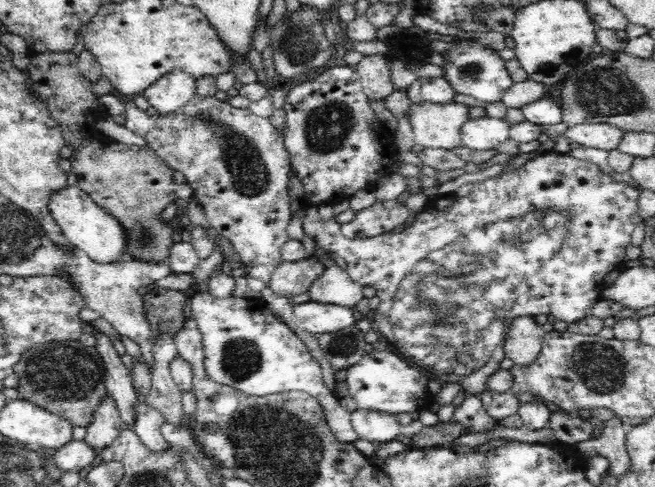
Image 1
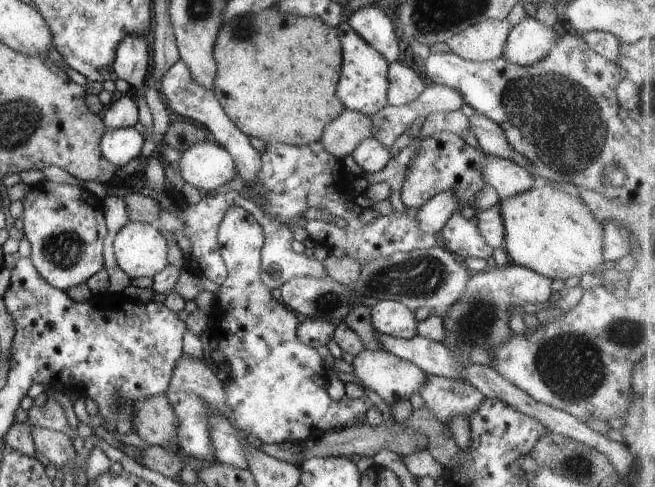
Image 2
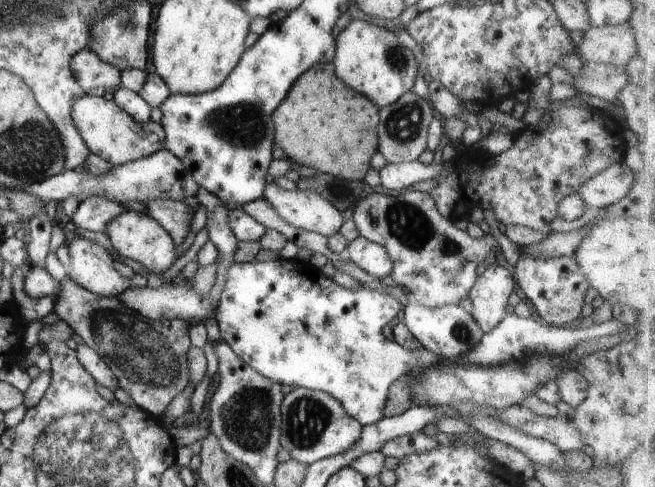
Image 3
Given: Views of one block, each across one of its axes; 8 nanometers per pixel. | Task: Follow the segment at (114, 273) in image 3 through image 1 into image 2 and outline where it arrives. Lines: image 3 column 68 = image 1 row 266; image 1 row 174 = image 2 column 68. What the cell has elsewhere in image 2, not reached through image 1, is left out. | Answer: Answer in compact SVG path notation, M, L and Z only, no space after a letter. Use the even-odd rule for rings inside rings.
M47 179L32 187L32 192L22 201L24 212L21 216L24 236L31 244L31 261L40 276L57 289L67 291L73 286L84 284L104 267L103 246L108 229L104 219L103 199L78 186L49 182Z

